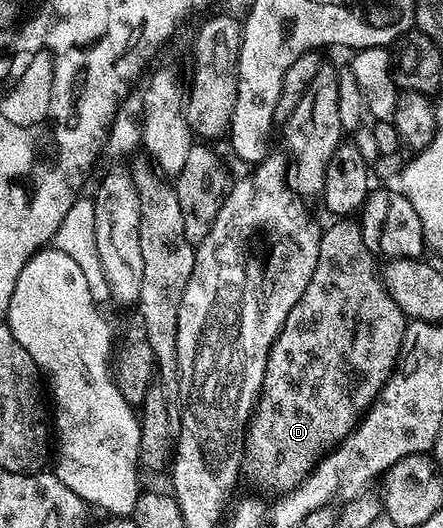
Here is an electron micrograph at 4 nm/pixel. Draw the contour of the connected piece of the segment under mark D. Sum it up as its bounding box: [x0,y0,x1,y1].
[244,216,407,492]

